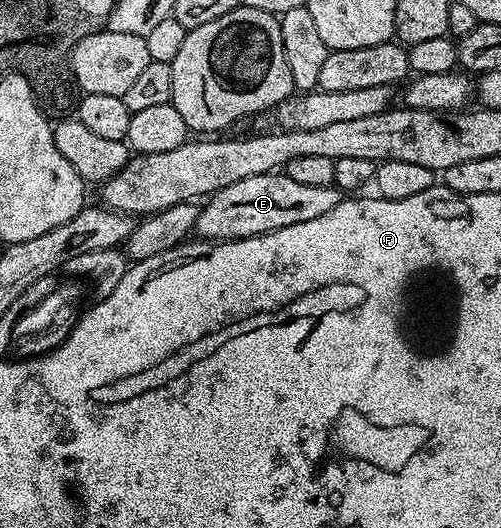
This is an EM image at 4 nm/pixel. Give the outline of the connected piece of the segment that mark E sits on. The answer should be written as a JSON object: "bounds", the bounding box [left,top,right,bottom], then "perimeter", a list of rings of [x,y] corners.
{"bounds":[195,171,343,241],"perimeter":[[[283,171],[267,175],[251,175],[251,179],[239,179],[239,183],[231,183],[231,187],[223,187],[223,191],[214,193],[204,202],[203,208],[197,214],[195,233],[198,238],[206,241],[234,241],[247,239],[255,235],[263,235],[275,231],[279,227],[291,227],[291,223],[307,223],[307,219],[319,219],[319,215],[327,215],[343,199],[342,190],[336,185],[311,187],[304,183],[295,183]]]}

